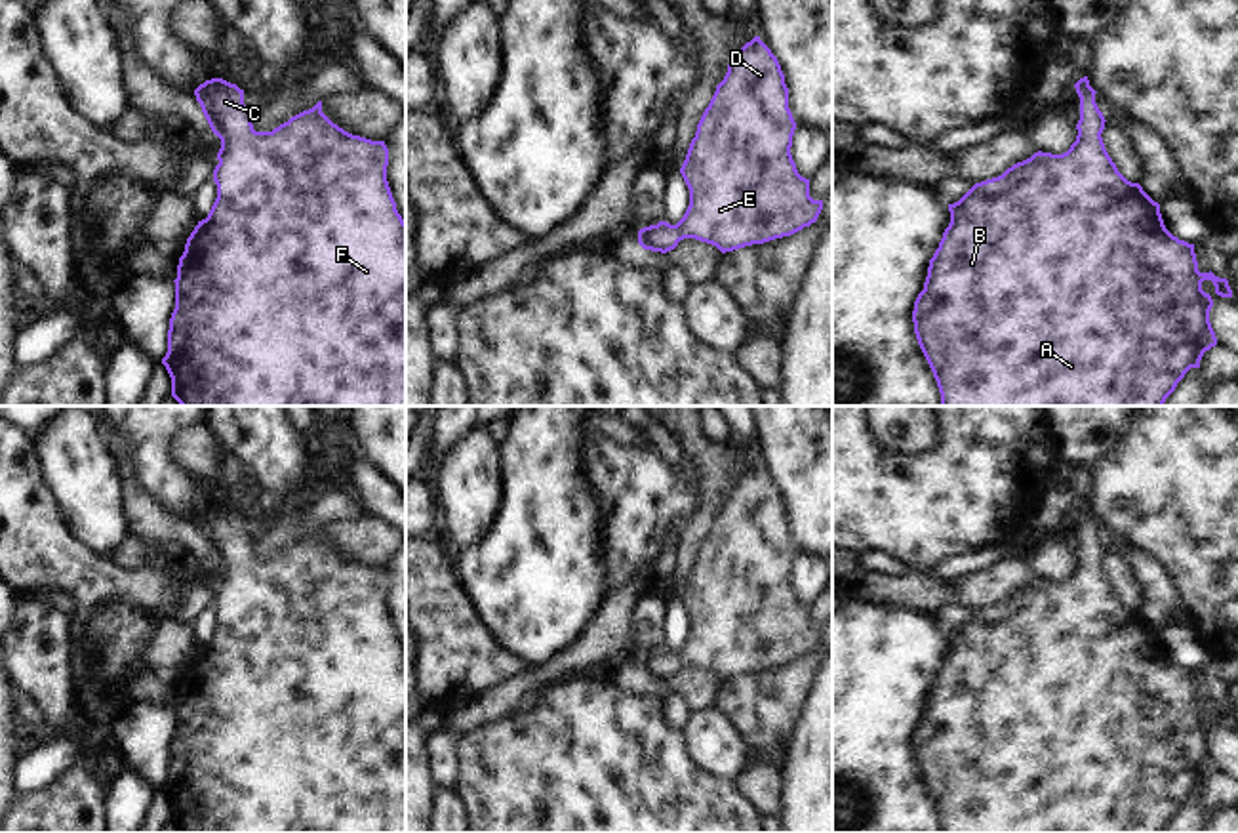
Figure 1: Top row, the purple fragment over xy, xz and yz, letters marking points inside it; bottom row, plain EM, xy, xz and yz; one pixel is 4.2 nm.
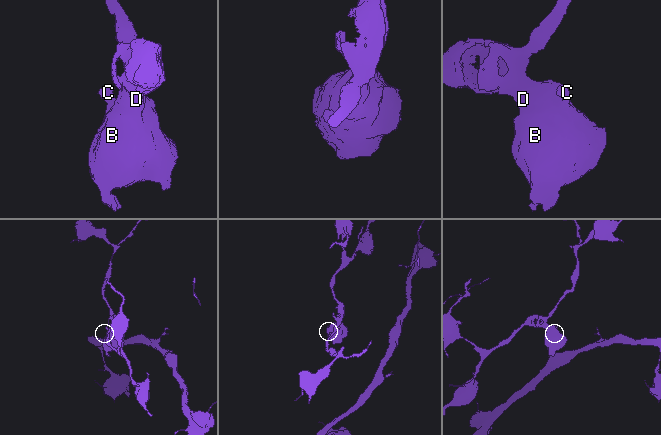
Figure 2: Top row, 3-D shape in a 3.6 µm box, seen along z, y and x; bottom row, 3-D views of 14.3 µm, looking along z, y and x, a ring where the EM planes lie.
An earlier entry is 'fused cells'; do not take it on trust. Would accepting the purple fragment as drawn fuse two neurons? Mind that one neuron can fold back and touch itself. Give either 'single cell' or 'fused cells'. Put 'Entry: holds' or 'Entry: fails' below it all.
single cell
Entry: fails

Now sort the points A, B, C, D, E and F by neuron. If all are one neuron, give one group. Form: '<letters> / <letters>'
A B C D E F

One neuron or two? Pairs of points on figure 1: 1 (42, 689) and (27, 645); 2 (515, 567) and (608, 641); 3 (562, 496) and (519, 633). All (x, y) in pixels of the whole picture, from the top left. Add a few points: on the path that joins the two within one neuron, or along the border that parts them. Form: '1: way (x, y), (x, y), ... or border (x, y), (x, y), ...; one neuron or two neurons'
1: way (42, 677), (37, 656); one neuron
2: border (604, 597), (583, 631), (557, 654); two neurons
3: way (549, 530), (549, 551), (536, 578), (536, 599); one neuron

